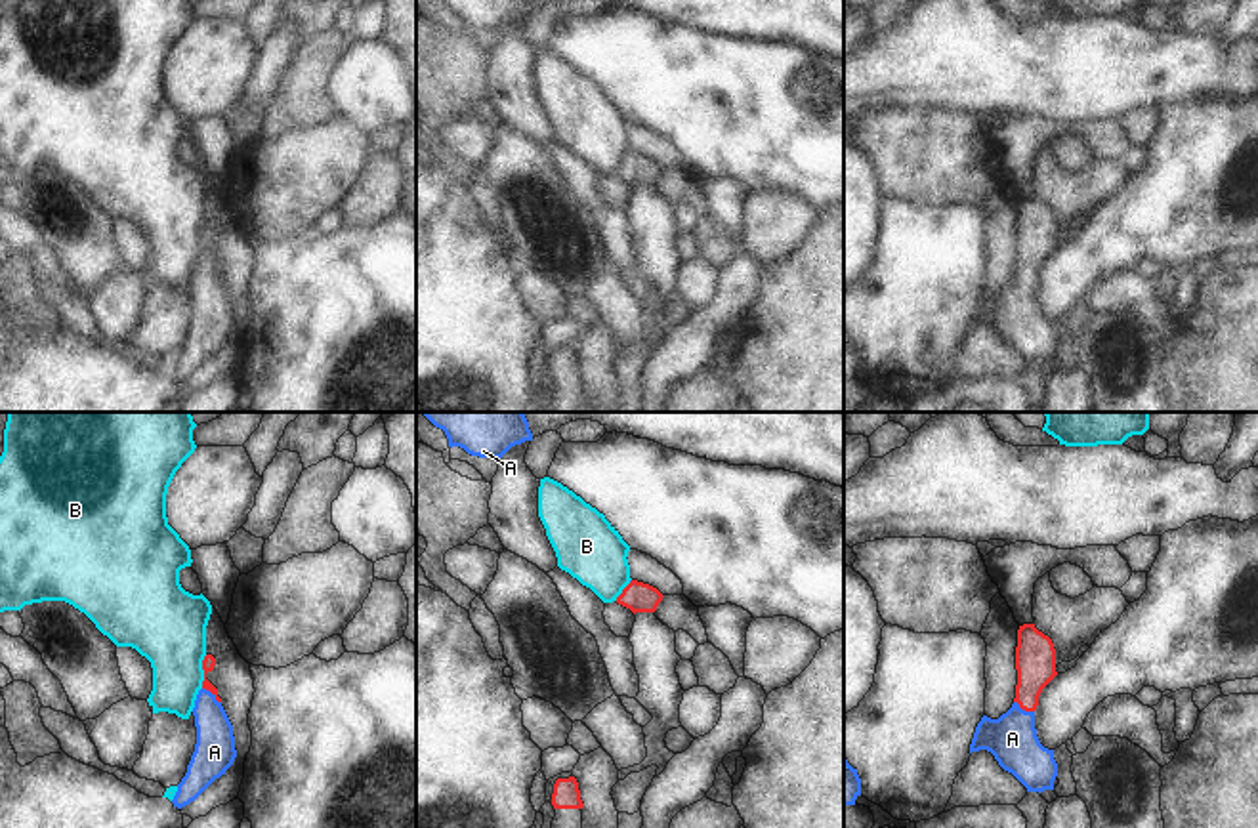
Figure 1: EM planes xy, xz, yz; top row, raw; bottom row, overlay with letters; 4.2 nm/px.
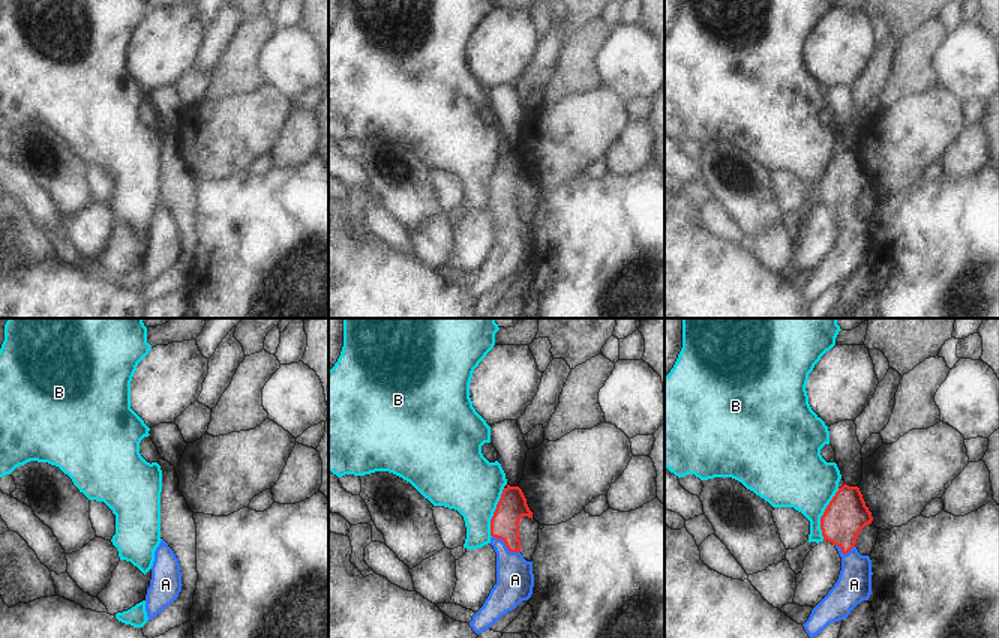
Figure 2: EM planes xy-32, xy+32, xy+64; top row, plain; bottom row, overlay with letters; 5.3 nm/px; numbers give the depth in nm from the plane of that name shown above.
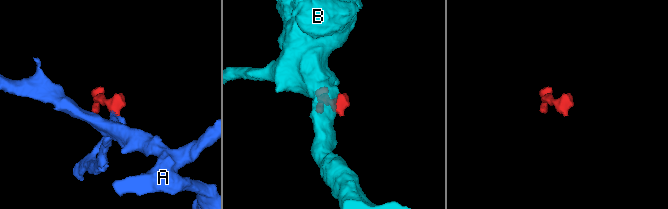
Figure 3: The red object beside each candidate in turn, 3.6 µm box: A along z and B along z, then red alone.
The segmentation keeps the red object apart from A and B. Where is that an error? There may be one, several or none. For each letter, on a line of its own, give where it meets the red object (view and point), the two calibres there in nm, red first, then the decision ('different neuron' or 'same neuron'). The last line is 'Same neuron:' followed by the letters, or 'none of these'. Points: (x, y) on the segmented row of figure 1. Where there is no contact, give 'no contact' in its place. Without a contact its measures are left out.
A: contact xy (212, 693); calibres 60 and 180 nm; same neuron
B: contact xy (205, 672); calibres 60 and 320 nm; different neuron
Same neuron: A

